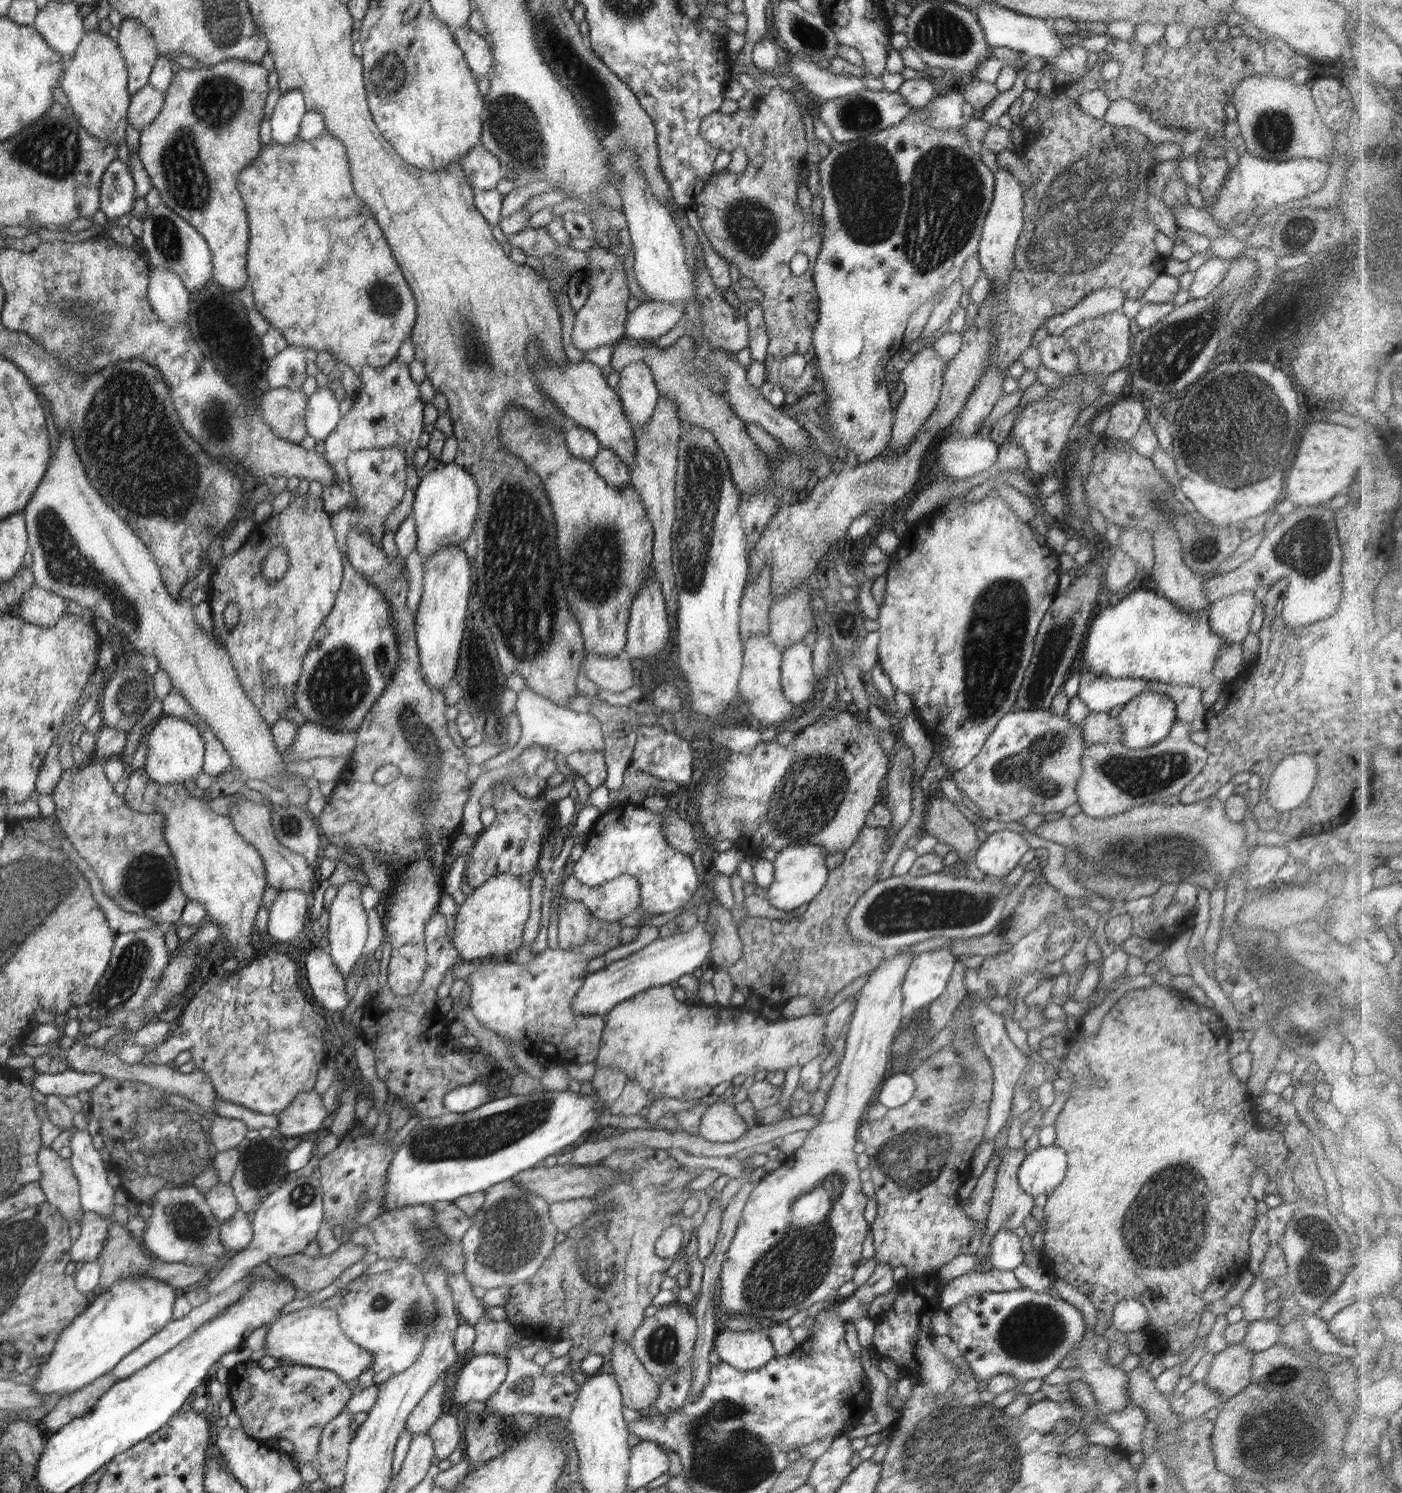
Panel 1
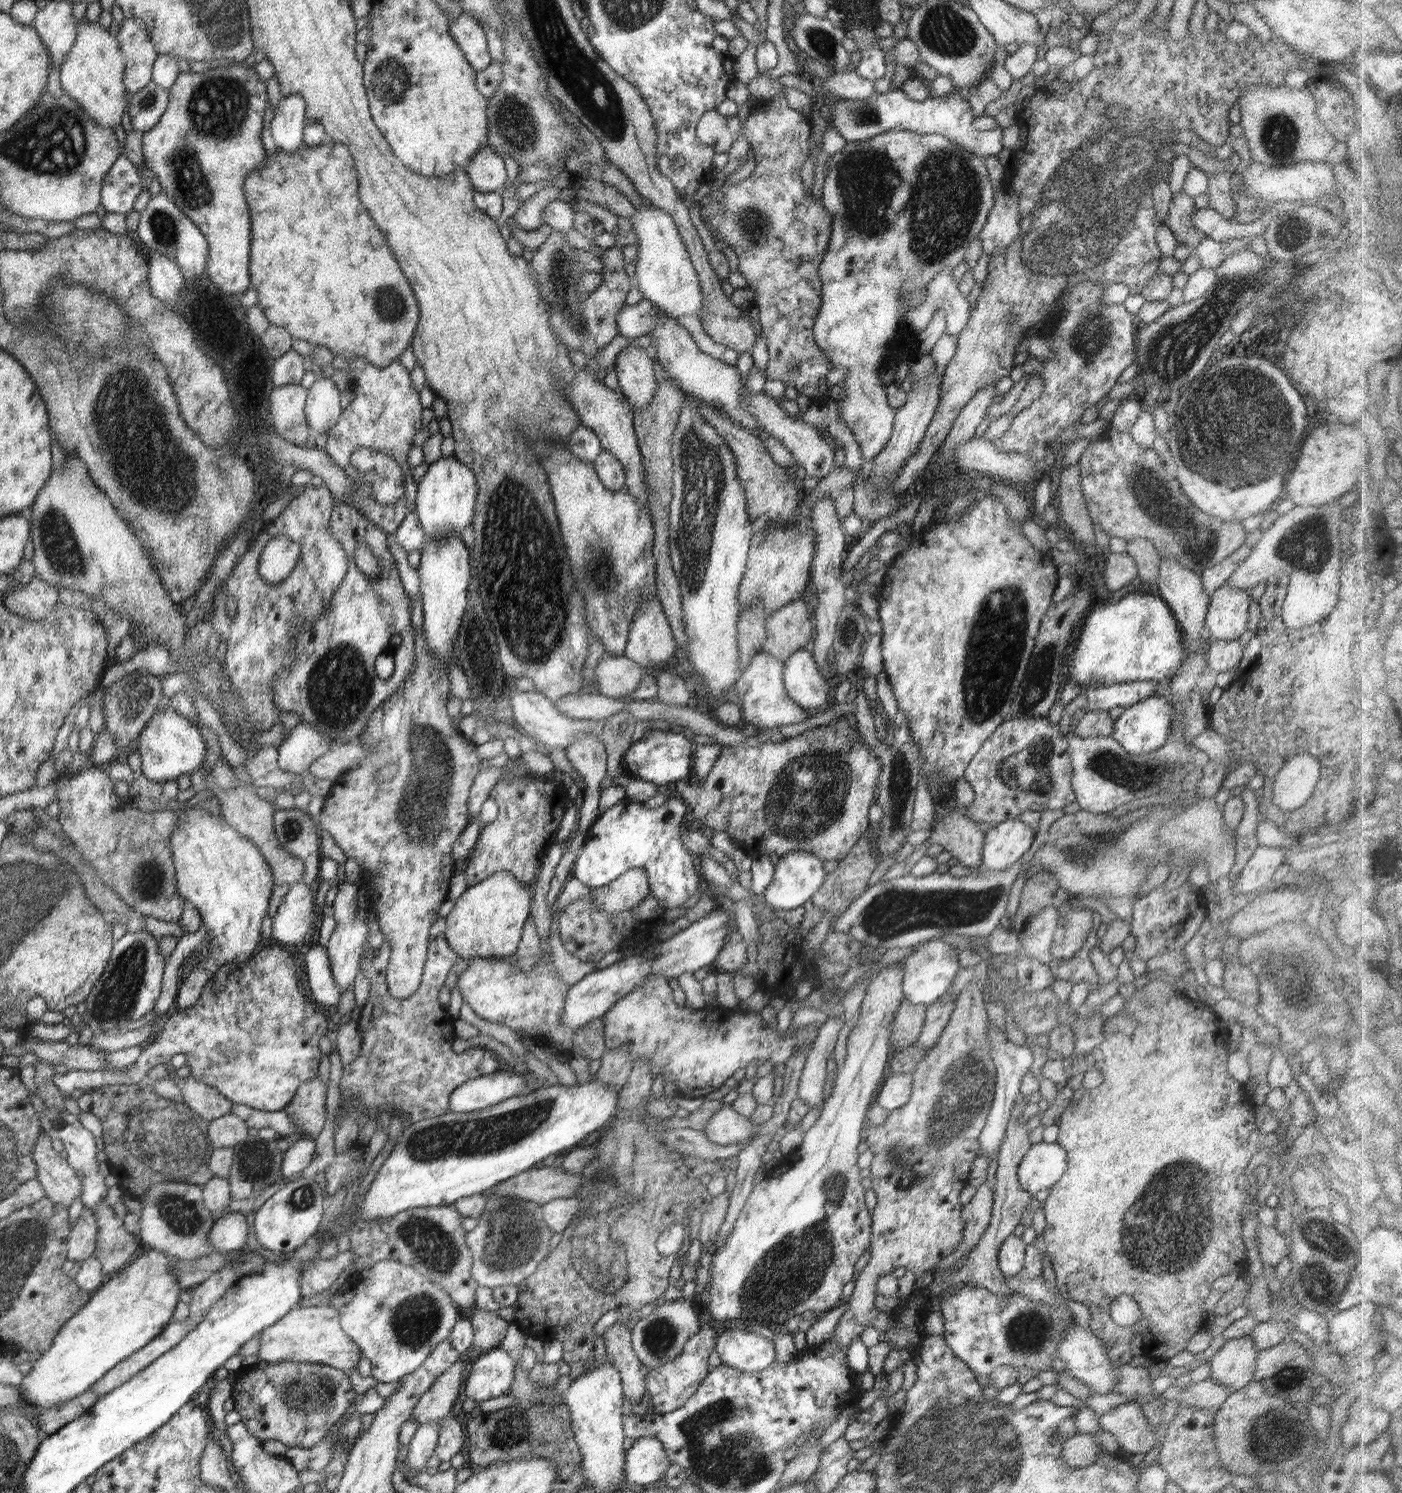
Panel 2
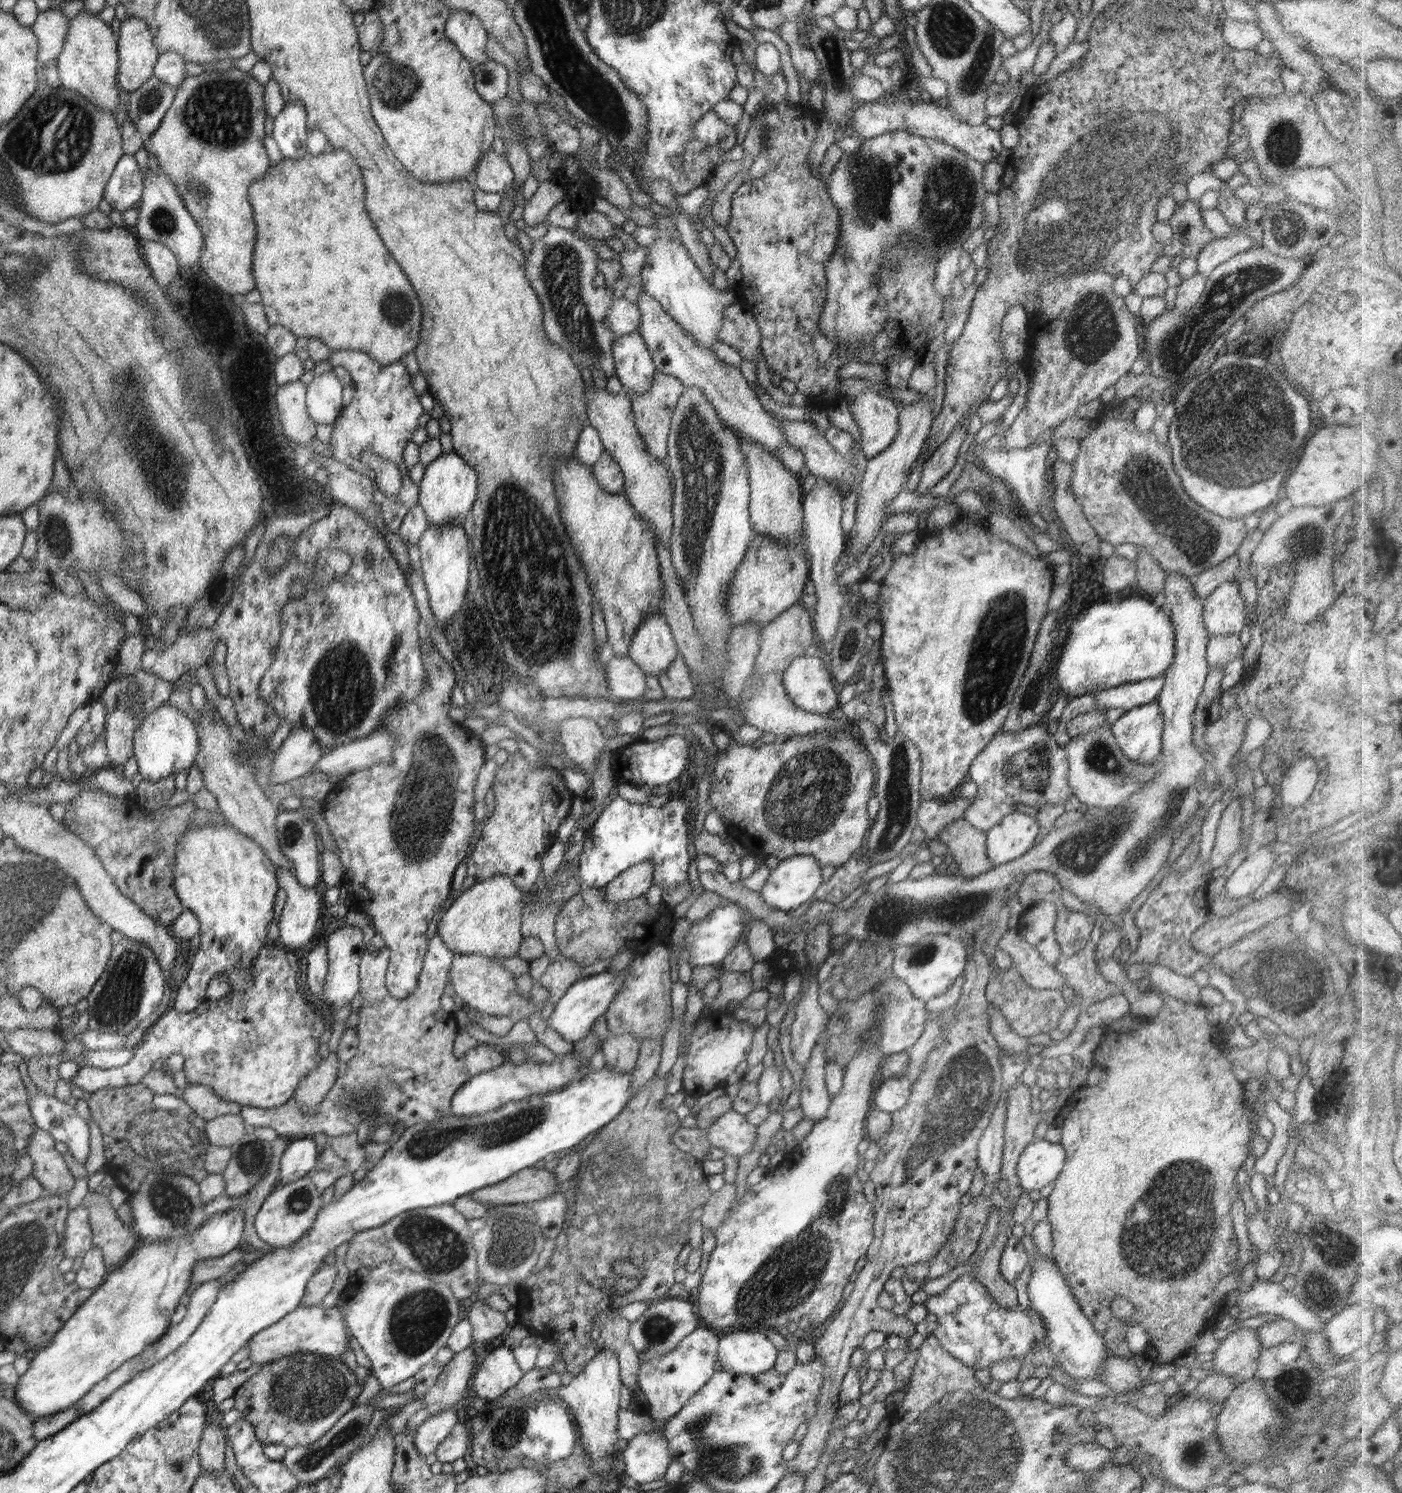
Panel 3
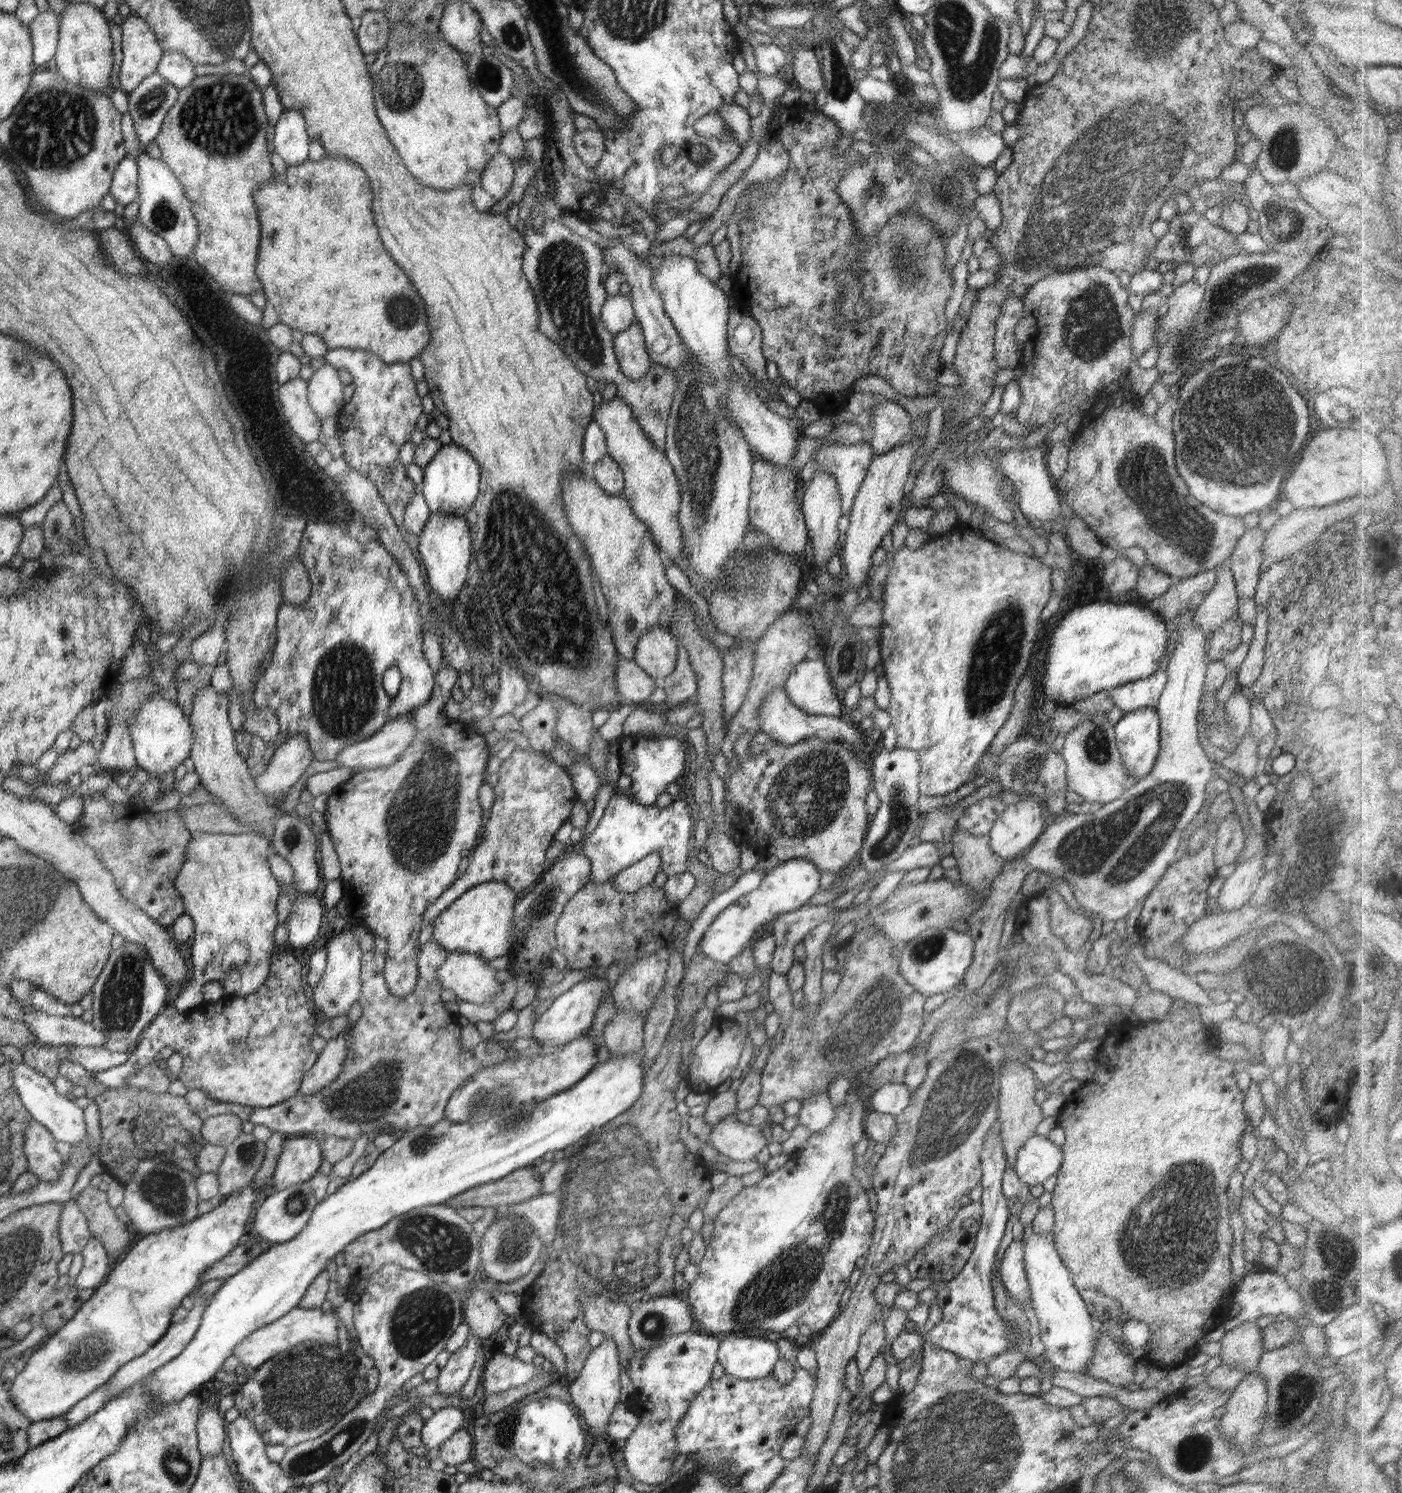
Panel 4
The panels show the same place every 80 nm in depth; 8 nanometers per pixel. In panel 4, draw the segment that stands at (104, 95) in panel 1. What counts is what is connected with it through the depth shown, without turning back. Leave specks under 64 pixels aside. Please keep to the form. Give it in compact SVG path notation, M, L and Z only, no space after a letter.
M89 2L69 3L69 7L59 13L59 18L61 32L56 54L57 72L70 84L79 84L92 92L108 95L112 72L112 38L107 18Z

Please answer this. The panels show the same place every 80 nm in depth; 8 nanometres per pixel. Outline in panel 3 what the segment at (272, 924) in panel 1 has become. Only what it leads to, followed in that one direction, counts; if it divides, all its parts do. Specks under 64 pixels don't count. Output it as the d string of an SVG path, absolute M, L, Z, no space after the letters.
M286 868L278 872L277 880L287 895L278 919L279 939L286 947L304 947L310 944L310 938L316 934L322 893L300 884L294 873Z

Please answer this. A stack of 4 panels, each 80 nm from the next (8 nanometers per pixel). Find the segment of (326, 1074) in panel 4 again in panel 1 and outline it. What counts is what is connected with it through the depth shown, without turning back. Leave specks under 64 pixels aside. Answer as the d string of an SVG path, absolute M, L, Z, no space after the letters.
M312 1089L310 1092L302 1093L283 1111L281 1127L275 1132L280 1136L300 1137L311 1132L322 1129L322 1123L328 1116L328 1112L322 1102L322 1096Z

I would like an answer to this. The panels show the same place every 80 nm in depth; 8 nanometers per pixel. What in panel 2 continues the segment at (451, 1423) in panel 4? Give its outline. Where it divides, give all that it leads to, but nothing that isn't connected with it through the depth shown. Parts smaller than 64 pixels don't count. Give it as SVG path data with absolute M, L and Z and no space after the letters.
M439 1422L420 1425L409 1442L407 1452L407 1470L421 1472L426 1467L428 1458L435 1454Z

